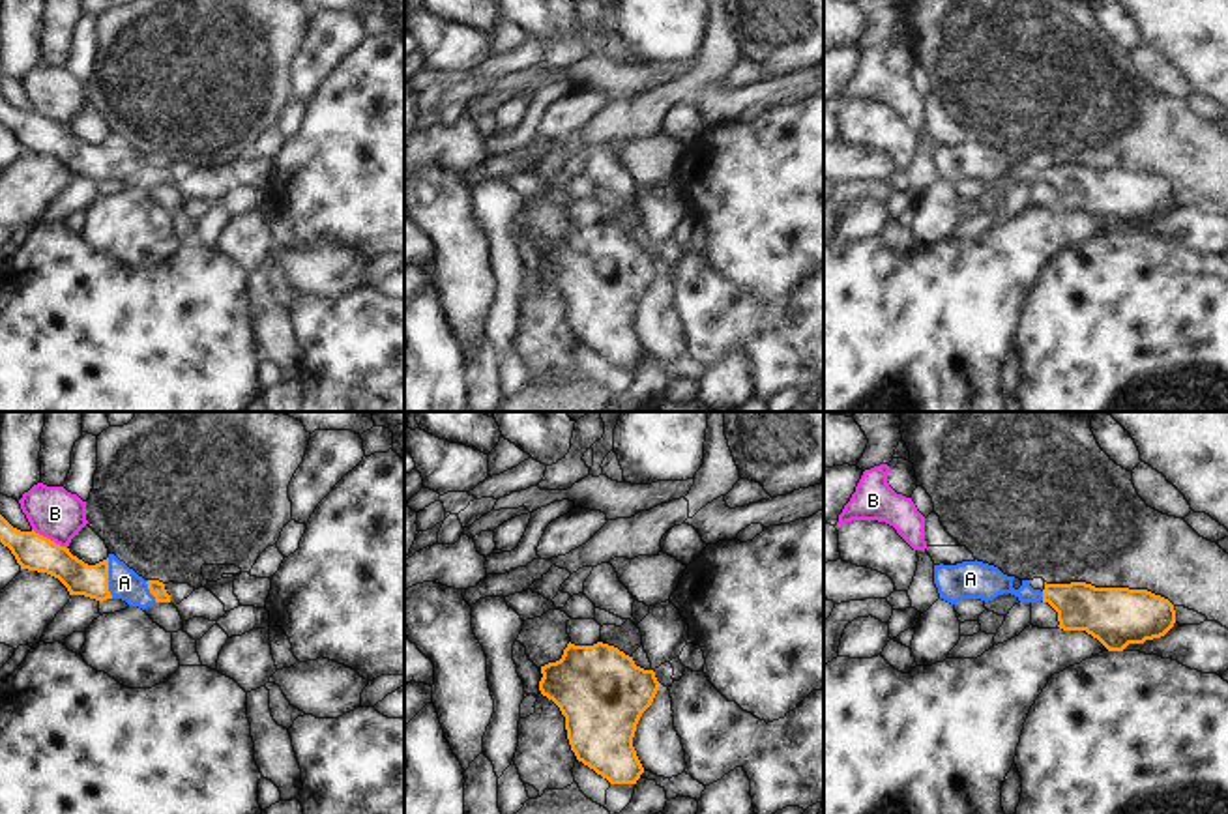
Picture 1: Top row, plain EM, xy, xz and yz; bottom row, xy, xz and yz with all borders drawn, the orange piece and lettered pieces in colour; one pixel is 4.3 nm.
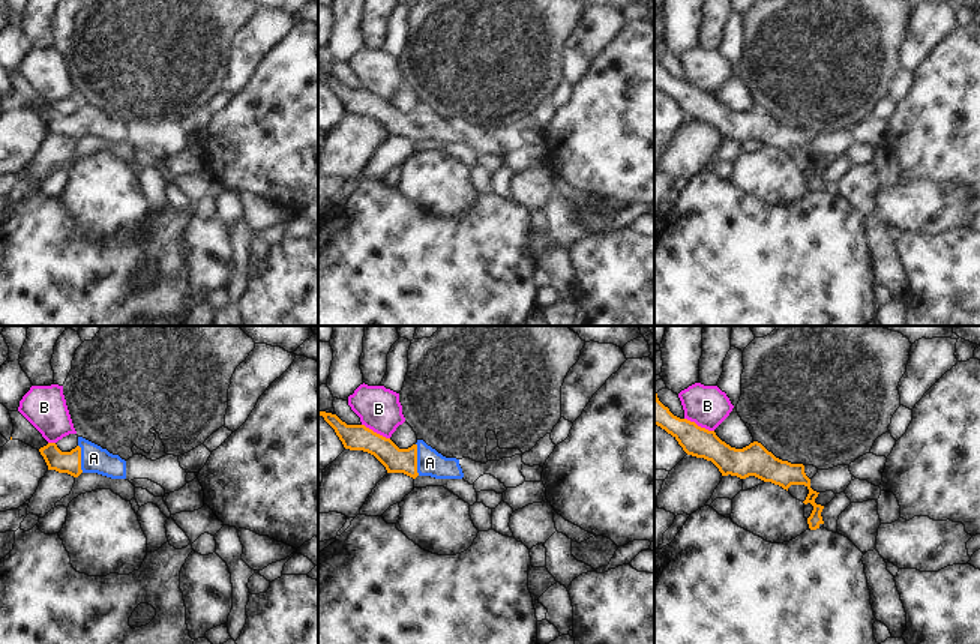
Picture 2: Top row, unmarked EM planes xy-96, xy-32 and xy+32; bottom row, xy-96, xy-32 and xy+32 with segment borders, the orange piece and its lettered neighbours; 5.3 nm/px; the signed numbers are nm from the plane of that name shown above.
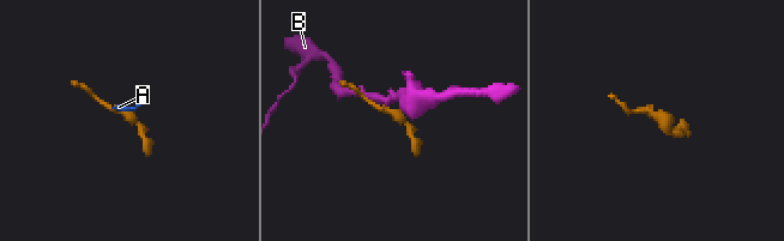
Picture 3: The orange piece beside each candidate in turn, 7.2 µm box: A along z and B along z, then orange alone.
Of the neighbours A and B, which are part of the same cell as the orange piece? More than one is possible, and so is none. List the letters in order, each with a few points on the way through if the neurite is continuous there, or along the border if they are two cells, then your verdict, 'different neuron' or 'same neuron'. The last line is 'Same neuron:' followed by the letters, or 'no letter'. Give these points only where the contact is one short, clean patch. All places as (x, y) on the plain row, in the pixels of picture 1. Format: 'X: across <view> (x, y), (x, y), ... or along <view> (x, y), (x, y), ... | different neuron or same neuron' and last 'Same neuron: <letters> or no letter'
A: across xy (92, 161), (107, 159), (124, 163) | same neuron
B: along xy (32, 109), (66, 130) | different neuron
Same neuron: A

